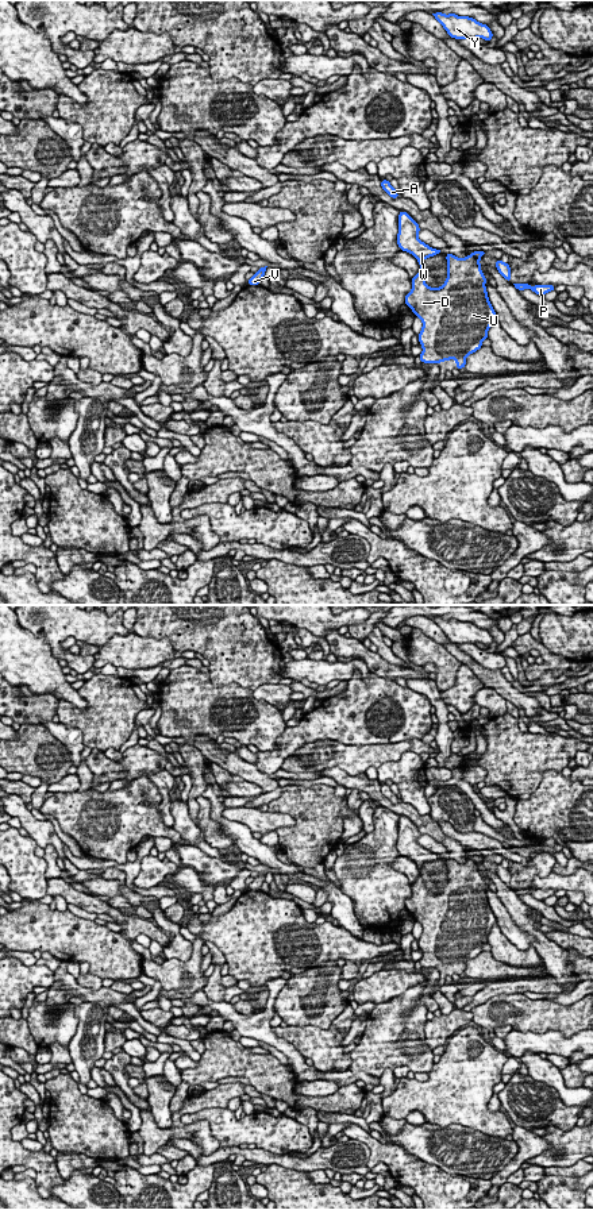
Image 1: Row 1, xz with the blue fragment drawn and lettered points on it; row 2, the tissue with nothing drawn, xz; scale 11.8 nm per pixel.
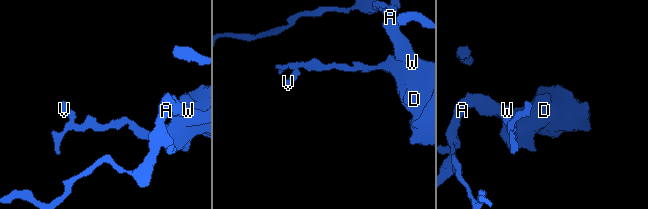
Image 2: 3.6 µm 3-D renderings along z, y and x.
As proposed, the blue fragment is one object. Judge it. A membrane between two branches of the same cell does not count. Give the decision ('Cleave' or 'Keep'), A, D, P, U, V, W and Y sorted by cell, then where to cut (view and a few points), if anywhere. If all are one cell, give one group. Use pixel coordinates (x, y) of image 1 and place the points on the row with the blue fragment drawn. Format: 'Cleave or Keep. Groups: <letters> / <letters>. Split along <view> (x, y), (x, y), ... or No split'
Cleave. Groups: A D U V W Y / P. Split along xz (472, 254), (478, 259)

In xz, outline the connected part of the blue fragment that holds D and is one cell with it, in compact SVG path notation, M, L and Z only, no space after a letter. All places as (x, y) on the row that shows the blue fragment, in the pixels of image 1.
M404 211L398 213L397 246L401 251L412 254L419 265L419 273L411 280L412 290L405 294L405 305L409 307L415 316L423 321L419 334L419 343L423 352L419 359L423 363L442 363L443 361L455 359L455 369L465 369L466 357L482 347L482 340L488 339L490 324L497 315L489 301L480 259L473 254L463 259L446 253L447 278L439 288L431 288L426 284L421 273L421 263L426 258L434 257L440 250L432 248L417 238L419 224Z

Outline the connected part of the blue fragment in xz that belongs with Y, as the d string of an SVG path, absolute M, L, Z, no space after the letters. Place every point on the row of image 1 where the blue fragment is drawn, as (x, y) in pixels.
M442 12L432 14L443 26L448 36L455 39L477 39L492 41L493 32L489 26L477 22L469 16L458 16L455 14L444 15Z

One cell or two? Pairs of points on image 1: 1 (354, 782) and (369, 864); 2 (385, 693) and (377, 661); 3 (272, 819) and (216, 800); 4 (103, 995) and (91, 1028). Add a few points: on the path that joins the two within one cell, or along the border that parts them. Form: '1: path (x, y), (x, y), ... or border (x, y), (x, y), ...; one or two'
1: path (377, 796), (384, 802), (382, 842); one
2: border (373, 673), (393, 681); two
3: border (222, 810), (226, 817), (238, 820), (250, 829); two
4: border (88, 1000), (104, 1002), (108, 1006); two

